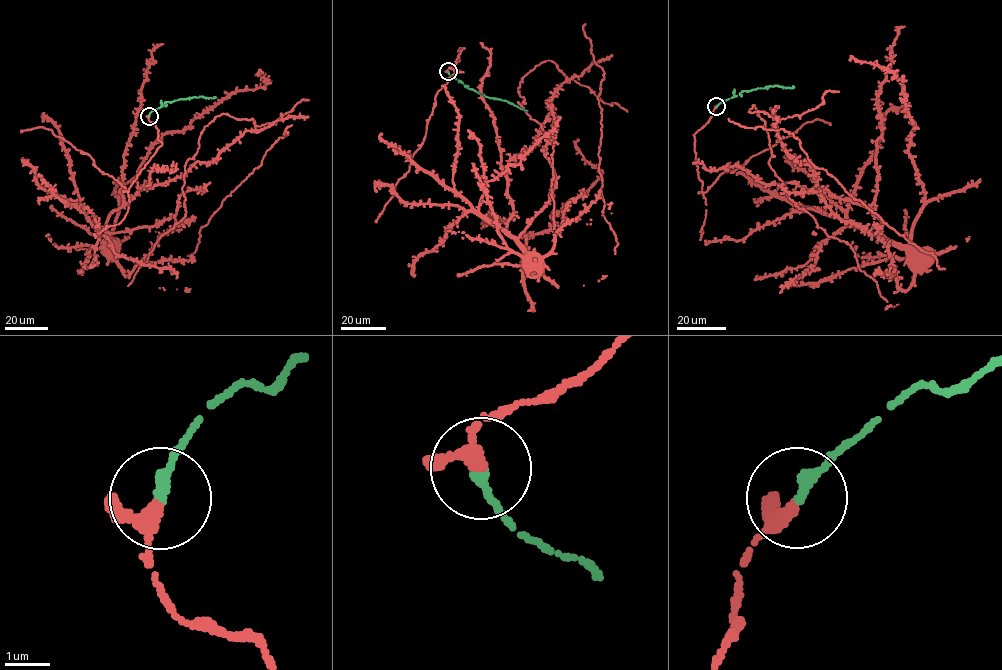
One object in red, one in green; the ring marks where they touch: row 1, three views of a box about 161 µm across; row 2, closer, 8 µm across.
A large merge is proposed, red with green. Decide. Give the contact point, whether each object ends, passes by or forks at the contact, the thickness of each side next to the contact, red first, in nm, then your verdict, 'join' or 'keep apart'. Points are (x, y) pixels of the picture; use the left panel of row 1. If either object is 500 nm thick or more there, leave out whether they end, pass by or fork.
(149, 116) | red passes by | green ends | 240/240 nm | join

